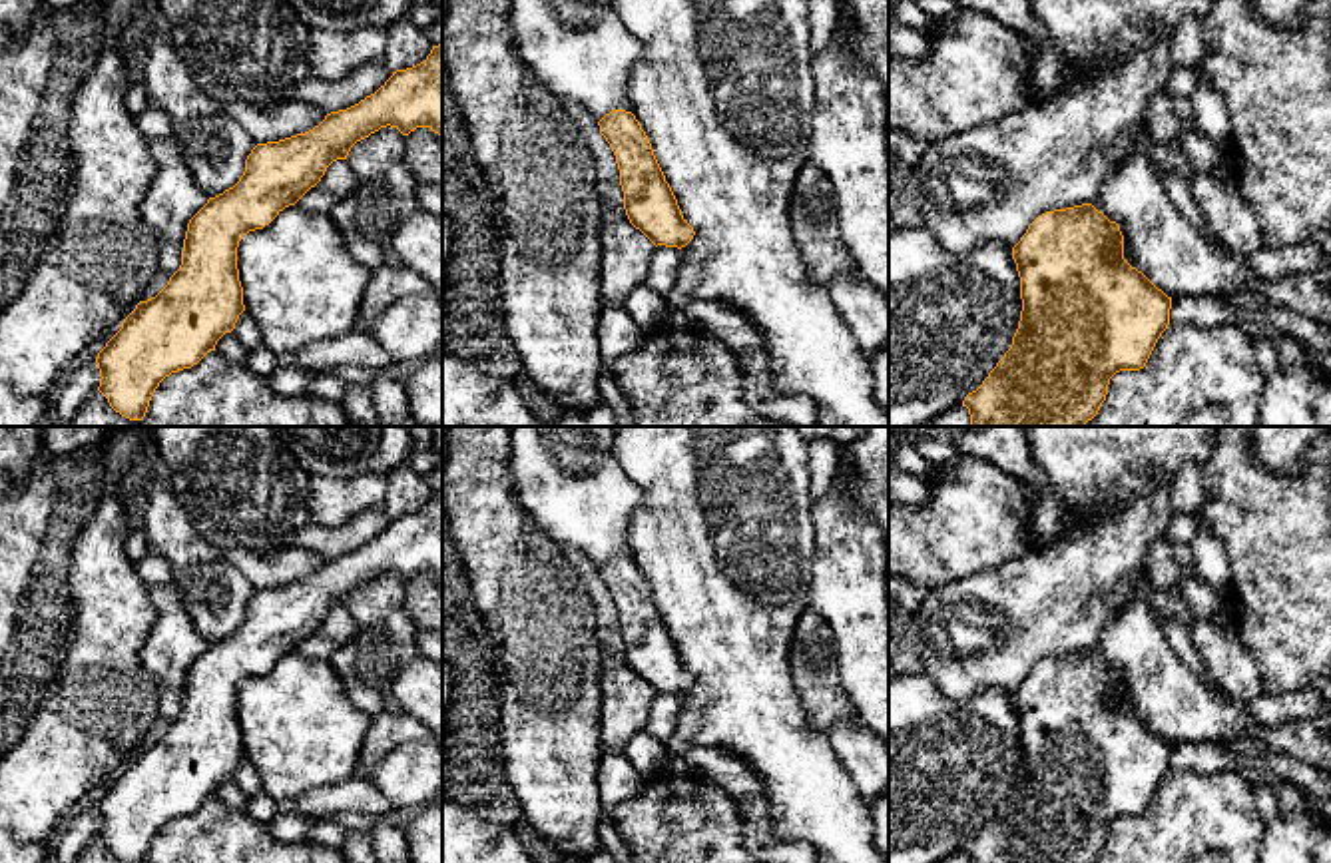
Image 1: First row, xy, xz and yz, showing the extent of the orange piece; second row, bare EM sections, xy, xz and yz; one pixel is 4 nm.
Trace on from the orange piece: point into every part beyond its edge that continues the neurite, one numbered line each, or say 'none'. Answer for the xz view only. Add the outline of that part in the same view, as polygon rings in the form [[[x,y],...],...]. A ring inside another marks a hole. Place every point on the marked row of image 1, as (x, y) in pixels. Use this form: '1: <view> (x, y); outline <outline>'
none

